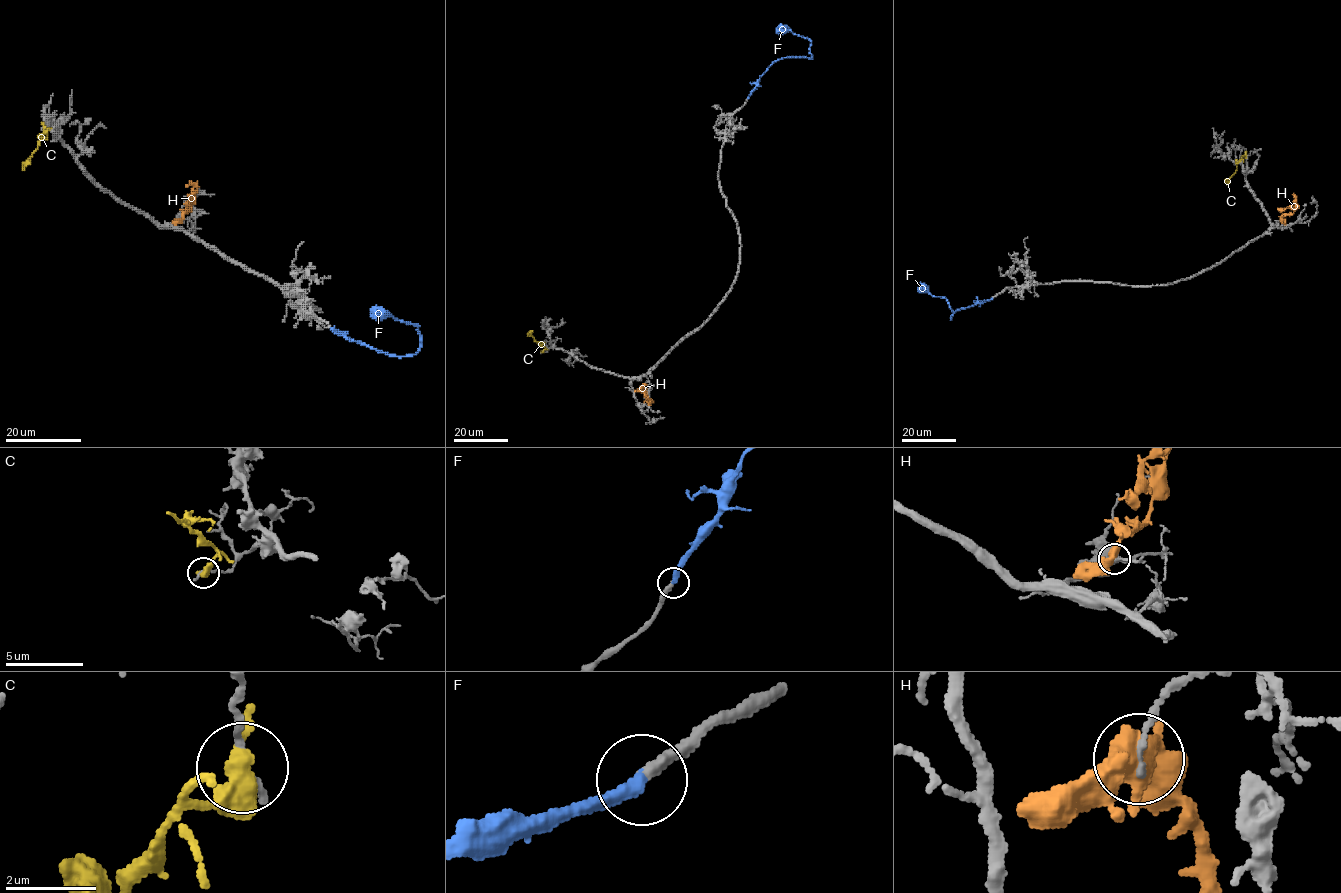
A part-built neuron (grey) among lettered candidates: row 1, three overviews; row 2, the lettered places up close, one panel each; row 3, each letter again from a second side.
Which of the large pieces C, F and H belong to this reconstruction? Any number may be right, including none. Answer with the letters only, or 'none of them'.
F

